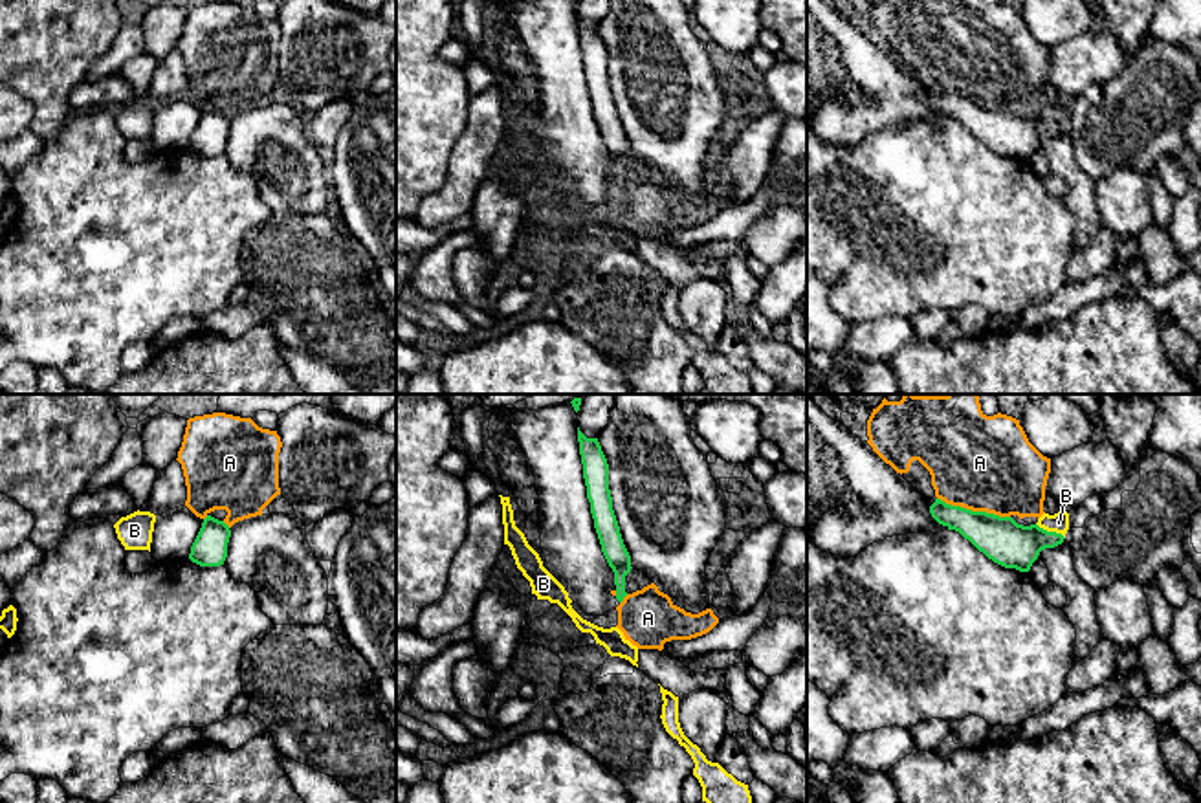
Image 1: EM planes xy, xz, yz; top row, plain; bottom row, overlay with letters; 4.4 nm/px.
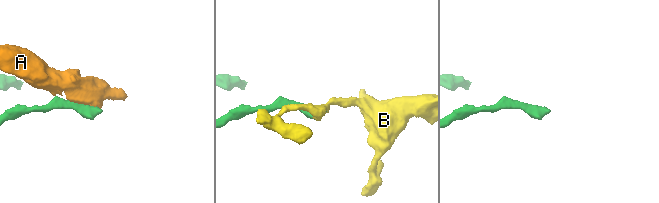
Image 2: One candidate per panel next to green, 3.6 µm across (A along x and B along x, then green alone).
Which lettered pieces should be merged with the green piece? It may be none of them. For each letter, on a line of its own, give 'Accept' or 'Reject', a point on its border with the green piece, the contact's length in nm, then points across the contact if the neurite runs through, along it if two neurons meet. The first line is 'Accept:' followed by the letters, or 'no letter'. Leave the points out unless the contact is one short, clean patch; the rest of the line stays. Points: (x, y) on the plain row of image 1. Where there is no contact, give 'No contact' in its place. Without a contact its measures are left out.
Accept: no letter
A: Reject. Touches green at yz (974, 101). Shared border 340 nm
B: Reject. Touches green at yz (1051, 121). Shared border 140 nm

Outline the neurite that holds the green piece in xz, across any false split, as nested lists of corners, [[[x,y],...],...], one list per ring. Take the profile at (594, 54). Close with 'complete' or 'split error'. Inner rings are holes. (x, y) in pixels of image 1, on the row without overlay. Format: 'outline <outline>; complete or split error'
outline [[[579,16],[578,31],[594,117],[601,134],[601,141],[614,161],[616,189],[622,192],[627,185],[625,165],[631,161],[633,156],[612,99],[612,86],[609,79],[609,53],[598,28],[587,28],[579,20]]]; complete

